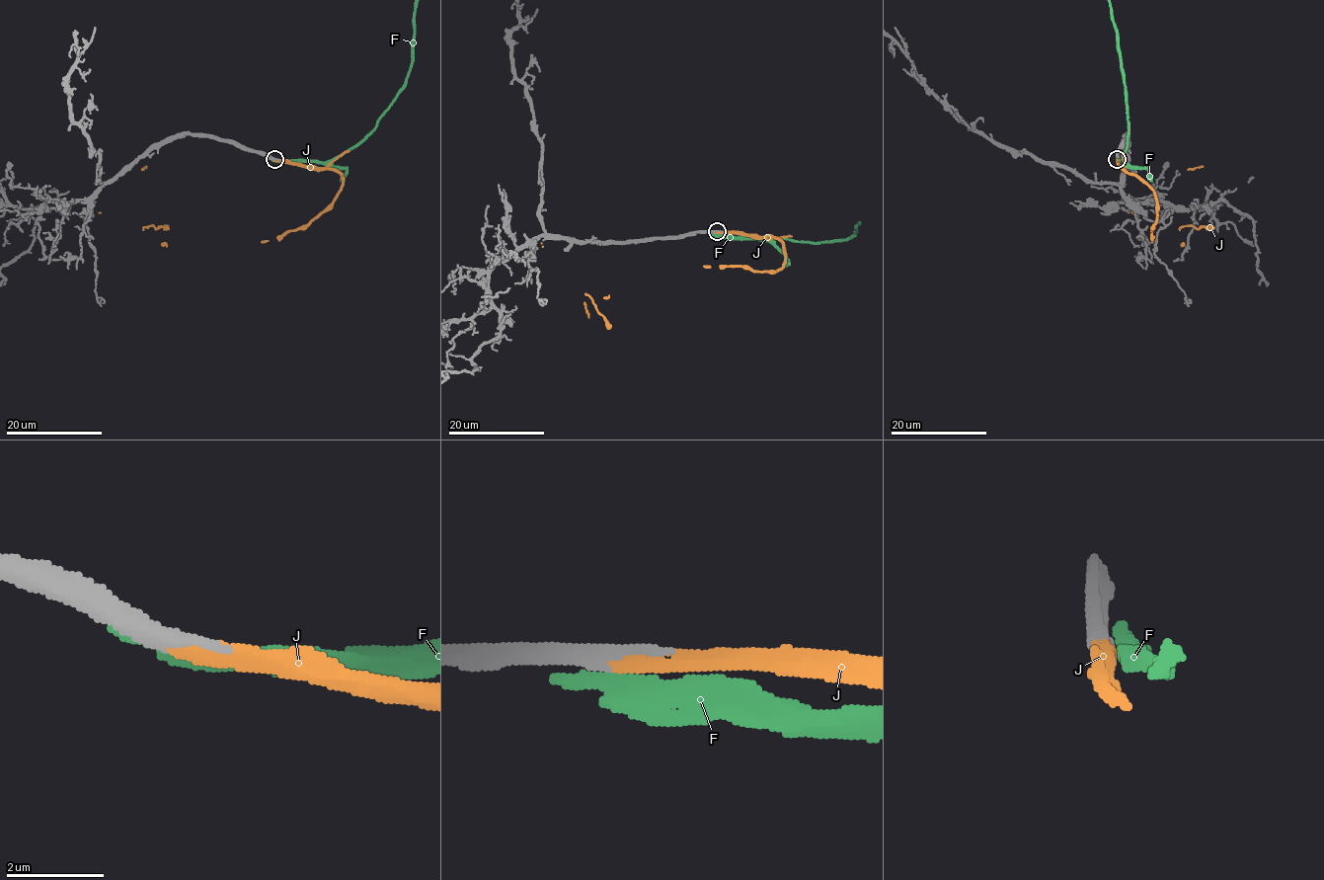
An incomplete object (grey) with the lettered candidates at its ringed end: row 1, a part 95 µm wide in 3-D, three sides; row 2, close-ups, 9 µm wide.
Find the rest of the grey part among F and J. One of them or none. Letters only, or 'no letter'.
J

